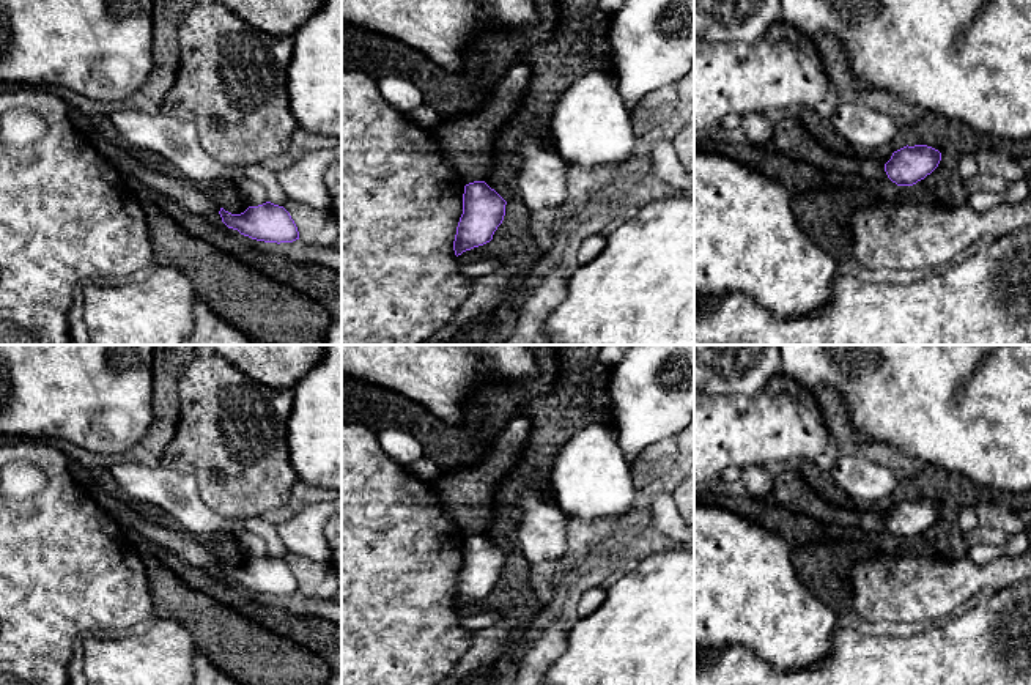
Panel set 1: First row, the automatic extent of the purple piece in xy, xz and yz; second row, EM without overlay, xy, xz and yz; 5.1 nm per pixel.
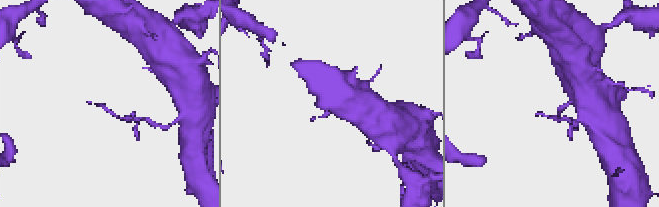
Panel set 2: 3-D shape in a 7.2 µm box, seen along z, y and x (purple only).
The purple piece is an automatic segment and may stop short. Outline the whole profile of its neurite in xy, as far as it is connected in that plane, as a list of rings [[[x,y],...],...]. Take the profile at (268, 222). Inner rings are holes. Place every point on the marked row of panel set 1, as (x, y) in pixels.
[[[271,202],[249,206],[241,214],[231,214],[220,208],[219,214],[228,228],[257,241],[280,244],[299,239],[297,227],[290,213]]]

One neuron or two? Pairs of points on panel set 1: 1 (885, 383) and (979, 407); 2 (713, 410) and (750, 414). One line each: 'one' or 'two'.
1: one
2: one

